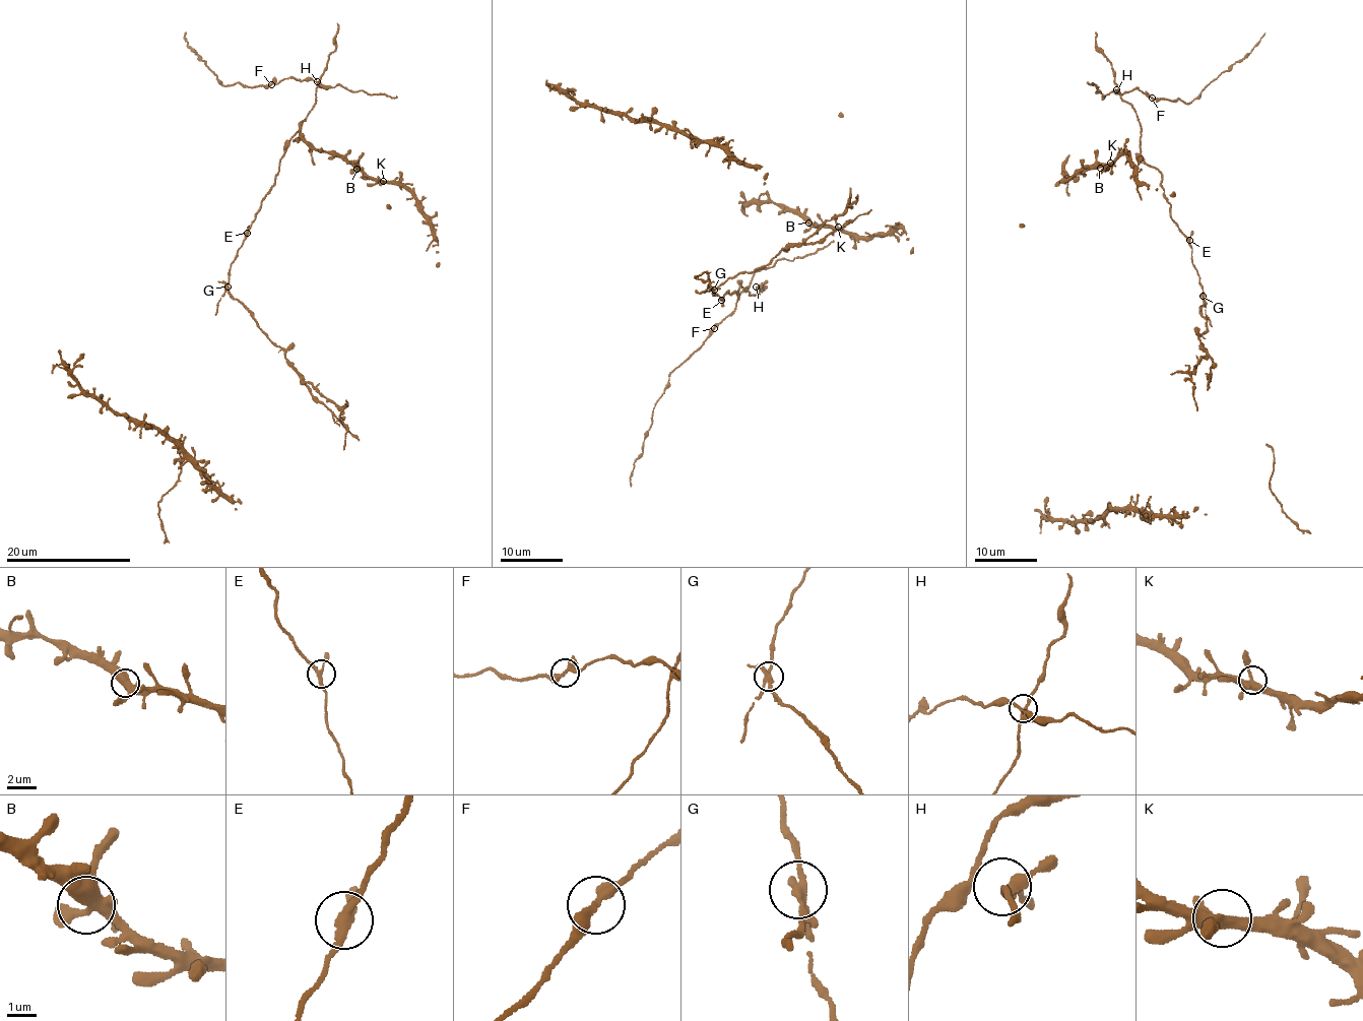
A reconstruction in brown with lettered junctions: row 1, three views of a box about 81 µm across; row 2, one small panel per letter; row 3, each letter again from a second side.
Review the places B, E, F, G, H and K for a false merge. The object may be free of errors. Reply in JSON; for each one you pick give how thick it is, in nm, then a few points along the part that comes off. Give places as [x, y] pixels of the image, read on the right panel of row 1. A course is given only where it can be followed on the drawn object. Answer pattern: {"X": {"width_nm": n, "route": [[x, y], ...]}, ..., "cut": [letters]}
{"G": {"width_nm": 260, "route": [[1202, 296], [1199, 308], [1208, 332], [1199, 337], [1206, 356], [1191, 375], [1196, 410]]}, "cut": ["G"]}

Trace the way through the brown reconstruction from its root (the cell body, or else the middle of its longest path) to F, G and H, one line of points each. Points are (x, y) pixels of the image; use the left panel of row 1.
F: (249, 312), (229, 291), (231, 265), (274, 182), (289, 138), (315, 102), (317, 81), (291, 77), (270, 84)
G: (249, 312), (233, 297), (226, 285)
H: (249, 312), (229, 291), (231, 265), (261, 200), (274, 182), (289, 138), (315, 102), (317, 81)

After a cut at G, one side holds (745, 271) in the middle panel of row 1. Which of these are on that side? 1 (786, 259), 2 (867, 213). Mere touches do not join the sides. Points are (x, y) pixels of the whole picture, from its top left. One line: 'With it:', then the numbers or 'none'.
With it: 2

